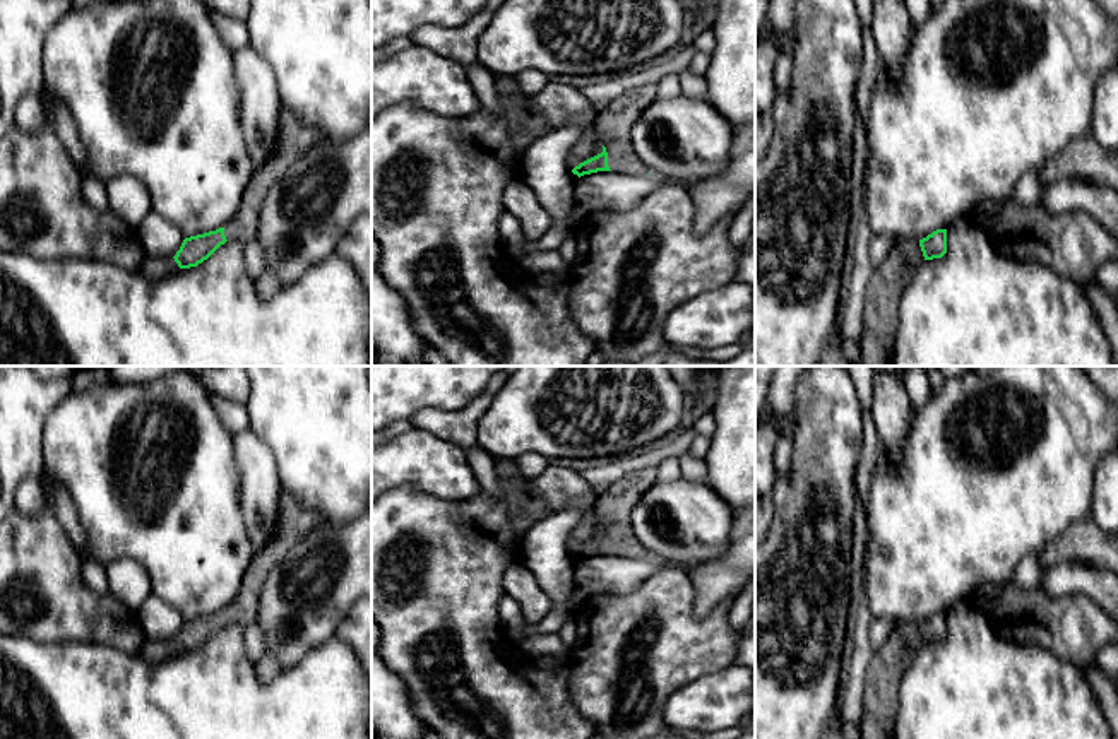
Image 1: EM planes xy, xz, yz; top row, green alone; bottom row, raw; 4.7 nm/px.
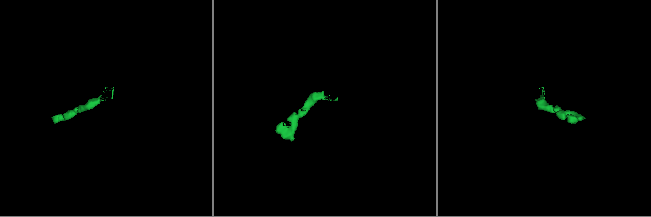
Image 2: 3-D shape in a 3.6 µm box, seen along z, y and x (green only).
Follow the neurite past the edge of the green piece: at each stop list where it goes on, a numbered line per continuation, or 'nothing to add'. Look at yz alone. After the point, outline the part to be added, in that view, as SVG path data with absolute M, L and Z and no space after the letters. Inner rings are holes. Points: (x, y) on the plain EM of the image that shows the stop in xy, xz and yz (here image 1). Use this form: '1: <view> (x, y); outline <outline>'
1: yz (889, 664); outline M895 621L887 641L873 653L865 676L865 705L859 739L894 739L901 681L923 647L916 621Z

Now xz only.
1: xz (613, 507); outline M645 467L633 470L608 486L596 496L594 513L601 529L608 535L611 554L628 558L649 558L651 553L633 534L630 515L640 498L657 482L657 469Z

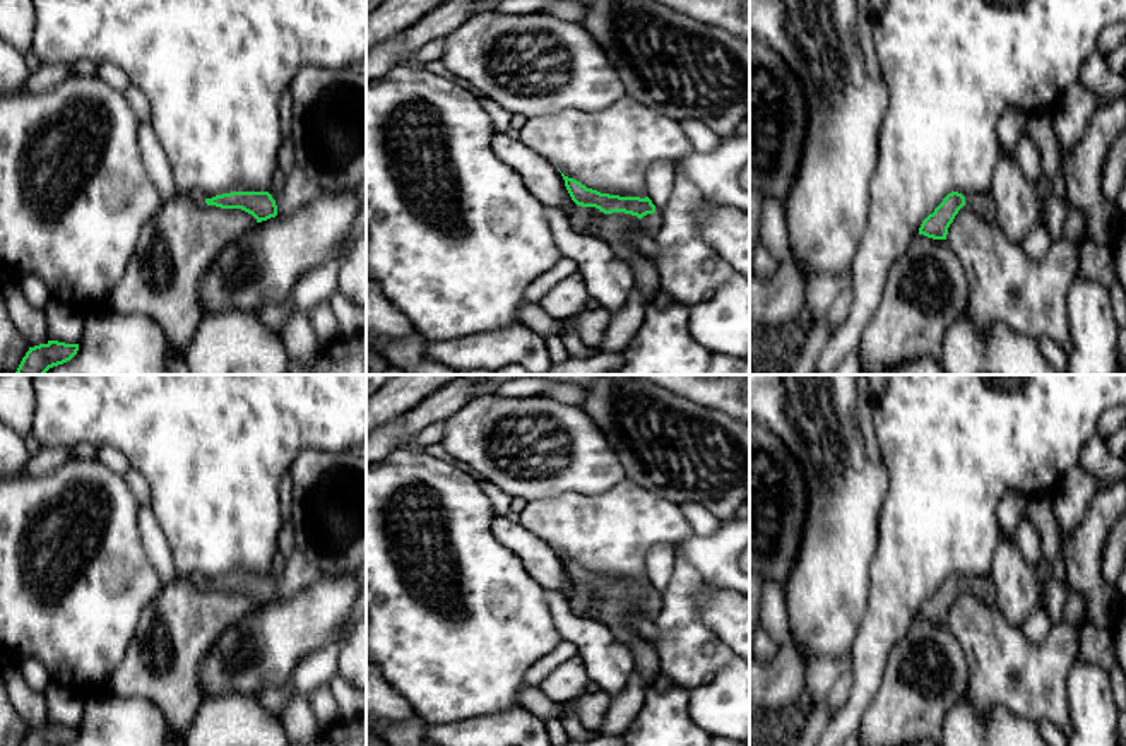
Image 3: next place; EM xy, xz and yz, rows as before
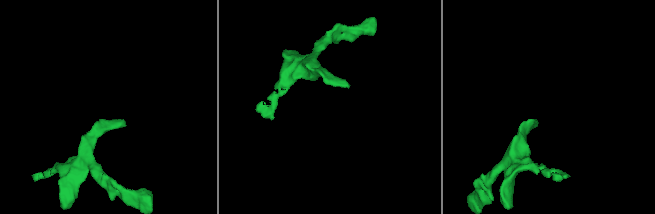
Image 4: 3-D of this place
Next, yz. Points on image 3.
1: yz (983, 587); outline M991 575L967 578L965 589L974 592L986 604L996 606L996 585Z

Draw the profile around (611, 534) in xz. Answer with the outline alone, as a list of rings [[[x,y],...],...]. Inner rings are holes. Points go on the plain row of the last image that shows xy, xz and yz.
[[[625,479],[604,494],[565,493],[529,501],[520,524],[565,560],[587,571],[619,580],[647,580],[645,560],[654,546],[678,548],[693,536],[681,506]]]

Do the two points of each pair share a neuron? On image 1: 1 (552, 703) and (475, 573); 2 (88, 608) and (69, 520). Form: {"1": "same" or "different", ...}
{"1": "same", "2": "different"}

